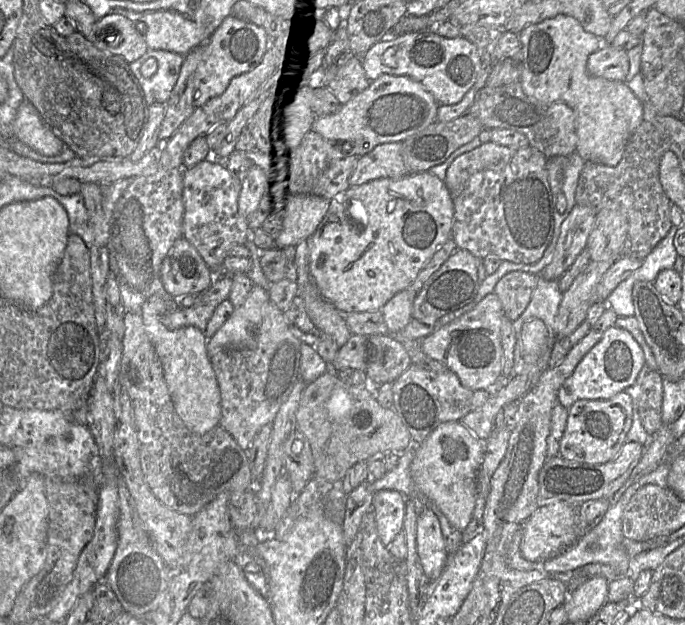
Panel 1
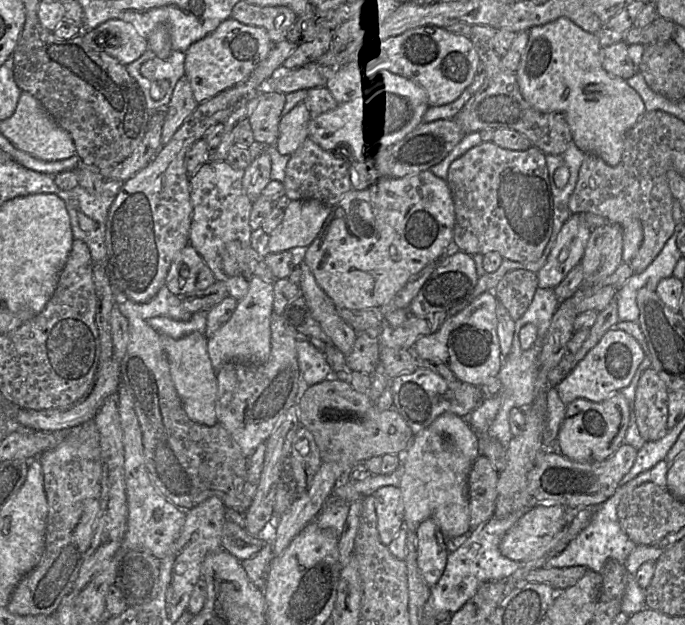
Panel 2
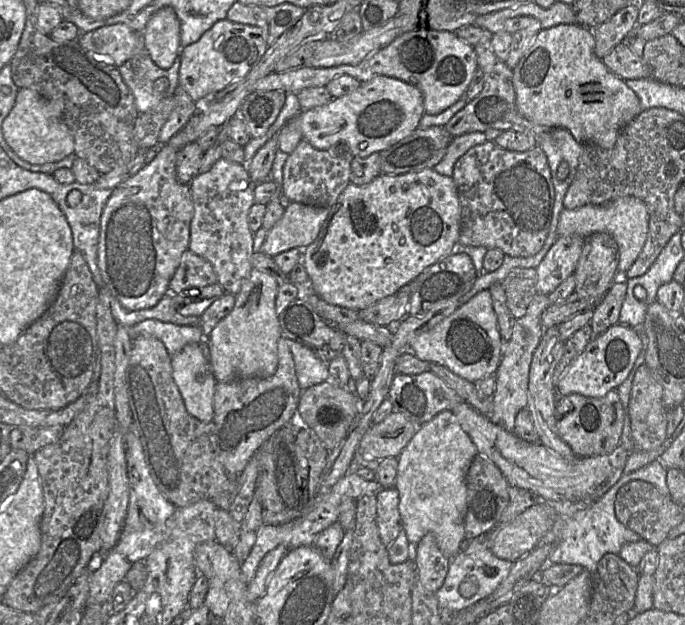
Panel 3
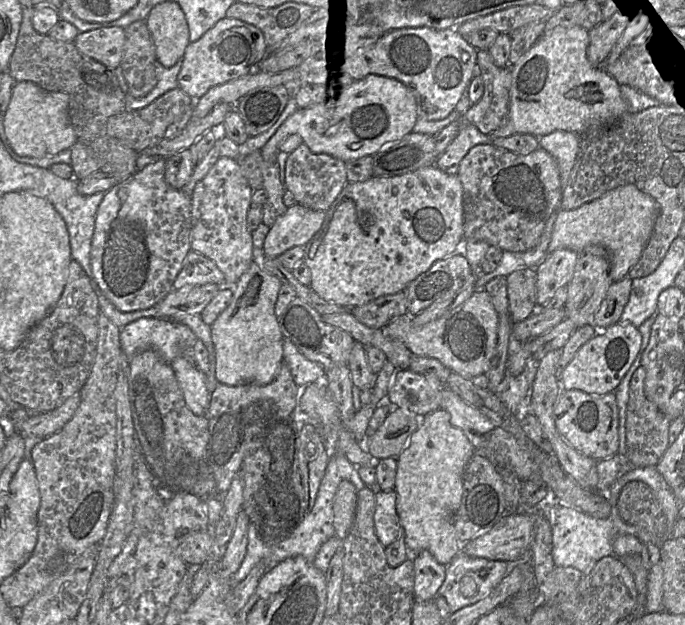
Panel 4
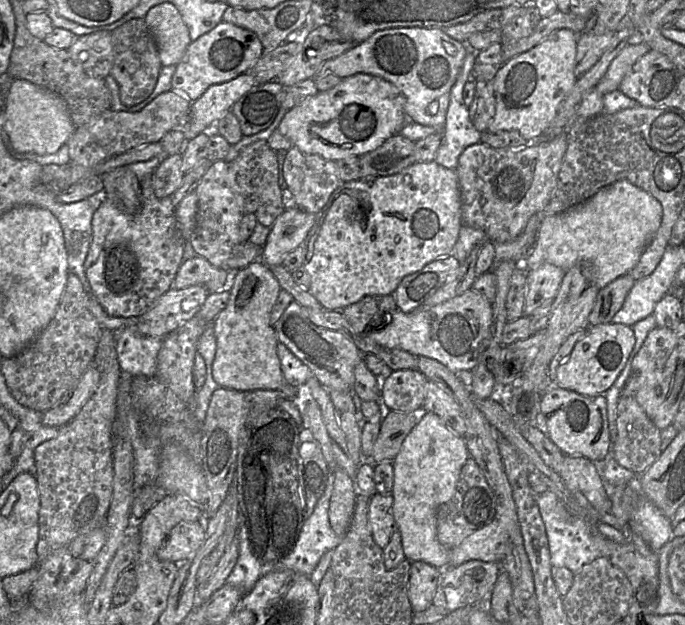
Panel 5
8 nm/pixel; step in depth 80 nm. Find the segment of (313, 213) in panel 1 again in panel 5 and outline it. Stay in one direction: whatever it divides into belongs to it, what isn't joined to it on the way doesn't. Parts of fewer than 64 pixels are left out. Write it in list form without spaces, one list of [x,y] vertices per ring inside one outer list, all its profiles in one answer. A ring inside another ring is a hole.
[[[298,207],[286,209],[270,228],[262,247],[260,261],[268,267],[282,265],[286,254],[305,241],[315,219],[316,214]]]

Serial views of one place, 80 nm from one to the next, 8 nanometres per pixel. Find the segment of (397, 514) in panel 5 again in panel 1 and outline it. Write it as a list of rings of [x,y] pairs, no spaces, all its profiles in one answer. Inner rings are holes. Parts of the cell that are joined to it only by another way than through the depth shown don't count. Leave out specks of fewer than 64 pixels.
[[[461,421],[445,422],[416,446],[416,453],[410,466],[416,490],[433,502],[449,523],[461,532],[473,518],[476,476],[485,453],[483,442]]]

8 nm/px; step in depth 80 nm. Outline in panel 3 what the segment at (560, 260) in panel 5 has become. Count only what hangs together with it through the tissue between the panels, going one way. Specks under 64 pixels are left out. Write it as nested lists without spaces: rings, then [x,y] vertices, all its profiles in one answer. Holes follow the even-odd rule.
[[[634,196],[616,198],[601,205],[587,204],[575,209],[564,208],[558,222],[558,236],[576,235],[583,238],[604,232],[613,237],[618,246],[618,272],[625,274],[640,254],[648,235],[646,204]]]

